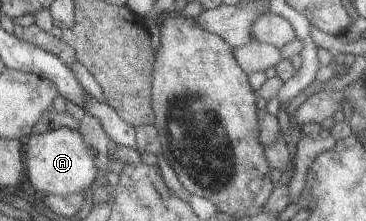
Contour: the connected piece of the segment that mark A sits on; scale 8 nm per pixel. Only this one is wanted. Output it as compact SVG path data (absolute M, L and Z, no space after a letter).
M66 127L40 134L31 133L22 142L22 154L23 172L38 196L84 192L97 171L90 147L83 143L77 130Z

